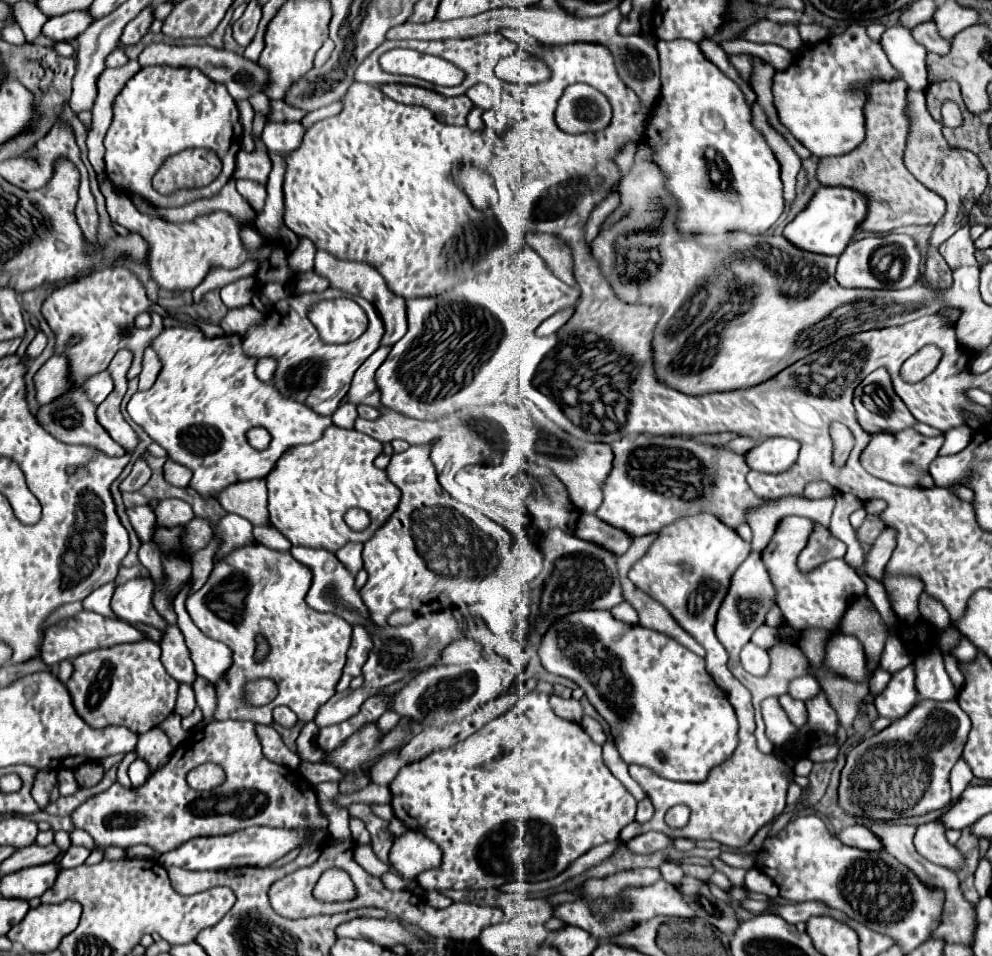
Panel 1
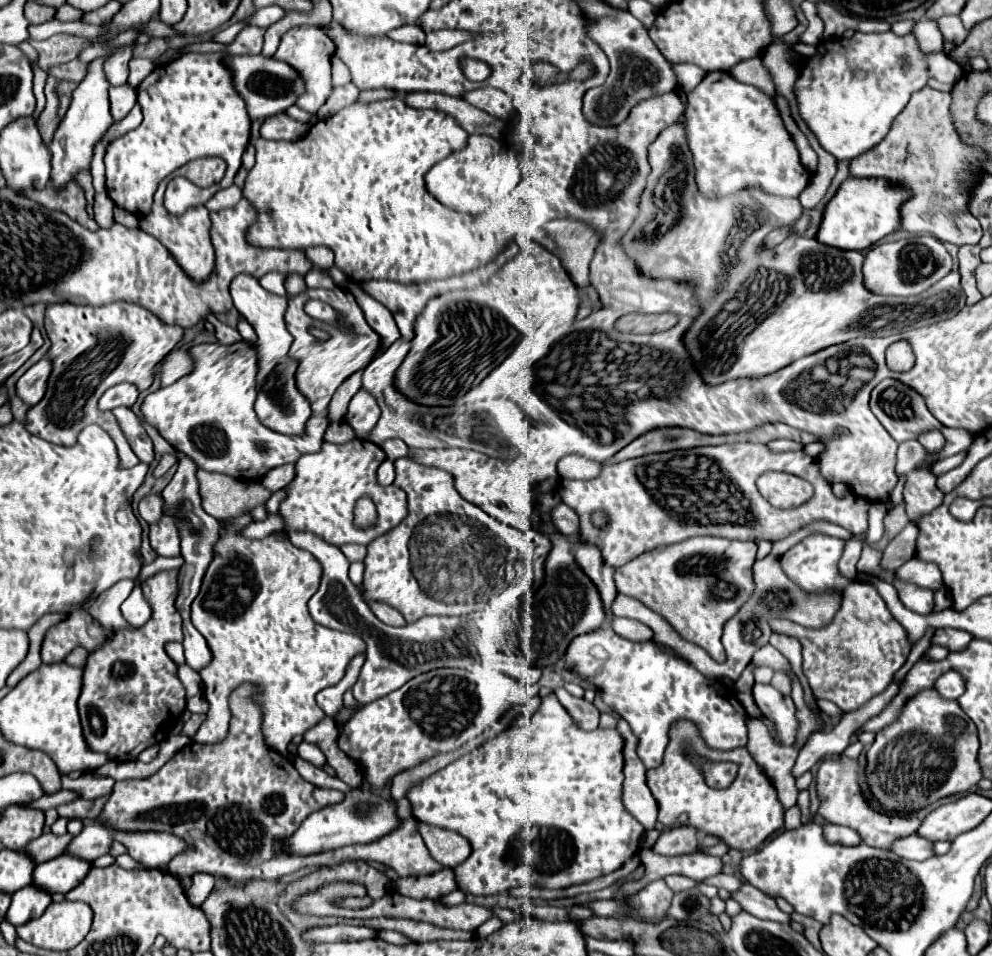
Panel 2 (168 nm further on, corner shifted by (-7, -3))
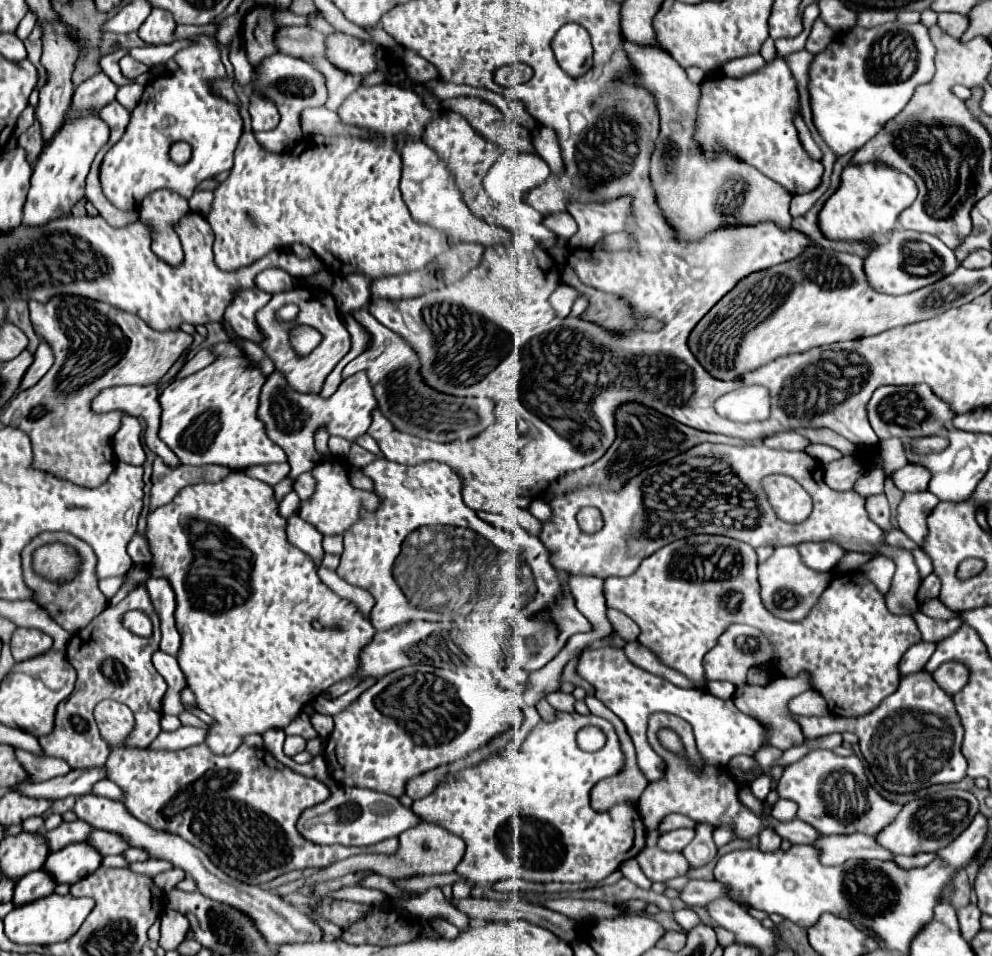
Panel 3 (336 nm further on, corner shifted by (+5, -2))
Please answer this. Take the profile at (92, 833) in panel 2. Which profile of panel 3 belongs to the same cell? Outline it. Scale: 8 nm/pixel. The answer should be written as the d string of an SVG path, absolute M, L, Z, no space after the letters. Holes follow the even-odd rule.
M94 830L90 834L88 842L92 846L96 846L102 856L108 856L108 854L124 854L130 848L130 846L126 846L126 838L122 838L118 834L110 834L106 830Z

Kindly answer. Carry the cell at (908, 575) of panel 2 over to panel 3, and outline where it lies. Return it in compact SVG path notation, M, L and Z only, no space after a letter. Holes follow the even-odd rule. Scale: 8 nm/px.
M914 548L914 558L916 558L916 566L920 570L920 578L926 578L928 574L932 574L932 560L922 548Z

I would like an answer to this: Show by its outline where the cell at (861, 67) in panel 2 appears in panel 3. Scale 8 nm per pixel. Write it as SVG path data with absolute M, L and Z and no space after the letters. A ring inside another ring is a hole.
M918 22L904 26L904 32L896 32L894 26L896 24L882 24L876 28L856 26L852 32L840 34L826 50L816 54L810 66L814 124L838 156L856 152L874 138L884 124L908 104L916 86L930 82L935 74L936 46L930 40L928 28ZM886 34L890 34L890 40L896 44L892 48L896 50L874 50Z

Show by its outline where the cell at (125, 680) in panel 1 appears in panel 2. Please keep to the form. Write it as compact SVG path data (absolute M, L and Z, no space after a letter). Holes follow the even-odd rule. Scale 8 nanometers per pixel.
M172 569L148 577L142 583L142 591L152 607L152 618L136 631L116 631L112 639L88 655L88 663L84 667L78 711L86 743L94 751L110 753L116 761L136 759L136 755L144 749L164 741L186 709L186 691L176 675L176 663L168 657L164 648L168 641L183 640L182 617L174 605L178 597L178 573L178 569Z

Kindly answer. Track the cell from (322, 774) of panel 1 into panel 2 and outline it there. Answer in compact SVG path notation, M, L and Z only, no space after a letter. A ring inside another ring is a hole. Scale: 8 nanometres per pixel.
M302 741L302 743L298 745L298 755L300 755L304 761L312 763L314 767L318 767L318 769L324 769L324 765L326 765L326 757L324 757L324 753L322 753L316 745L312 745L312 743Z

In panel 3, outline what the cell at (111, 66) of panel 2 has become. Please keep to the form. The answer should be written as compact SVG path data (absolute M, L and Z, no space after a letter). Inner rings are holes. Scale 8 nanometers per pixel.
M104 72L88 78L74 92L70 118L74 120L80 116L98 116L100 108L114 100L116 90L118 86Z

